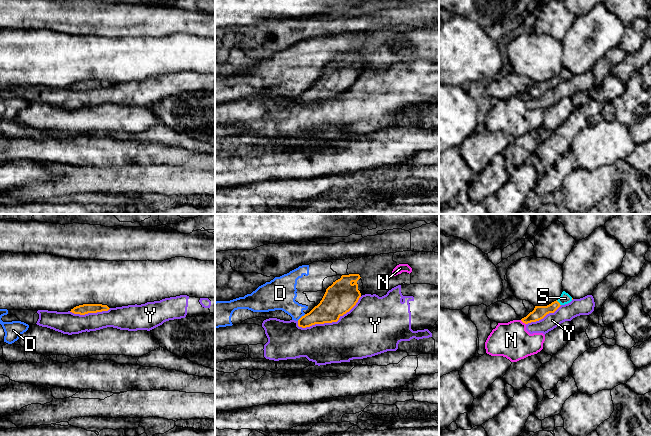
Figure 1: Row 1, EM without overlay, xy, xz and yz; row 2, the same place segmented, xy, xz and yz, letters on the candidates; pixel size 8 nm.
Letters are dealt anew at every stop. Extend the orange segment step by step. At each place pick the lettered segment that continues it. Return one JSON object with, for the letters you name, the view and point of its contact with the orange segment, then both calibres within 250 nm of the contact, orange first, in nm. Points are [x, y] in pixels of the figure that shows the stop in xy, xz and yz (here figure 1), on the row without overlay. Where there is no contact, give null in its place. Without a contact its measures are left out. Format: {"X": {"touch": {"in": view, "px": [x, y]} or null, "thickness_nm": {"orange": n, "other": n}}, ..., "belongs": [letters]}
{"S": {"touch": {"in": "yz", "px": [559, 79]}, "thickness_nm": {"orange": 110, "other": 90}}, "belongs": ["S"]}

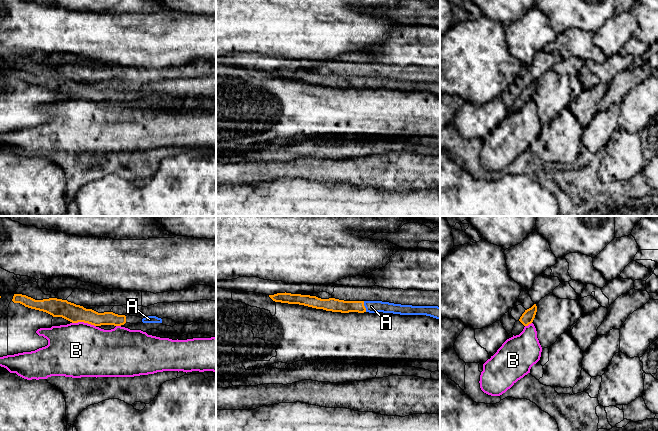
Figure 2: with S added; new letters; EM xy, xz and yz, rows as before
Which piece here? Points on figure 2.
{"A": {"touch": {"in": "xz", "px": [364, 82]}, "thickness_nm": {"orange": 110, "other": 100}}, "belongs": ["A"]}

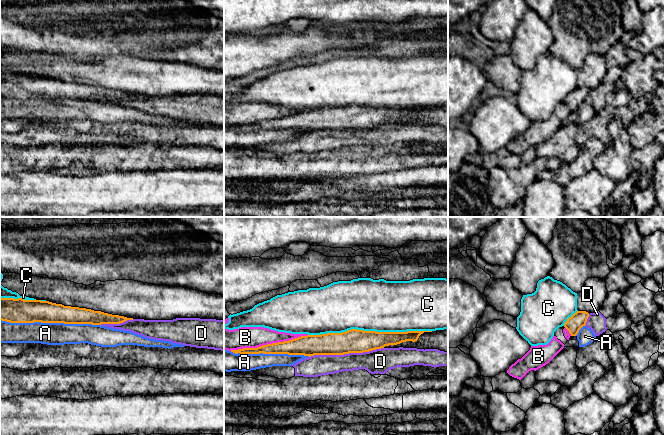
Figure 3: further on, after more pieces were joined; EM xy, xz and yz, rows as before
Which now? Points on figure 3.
{"belongs": []}

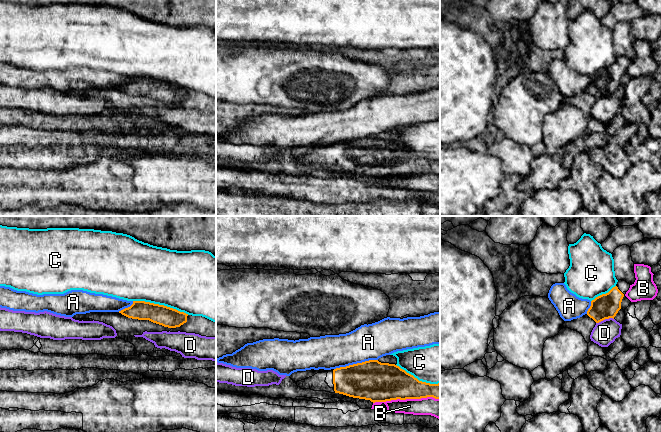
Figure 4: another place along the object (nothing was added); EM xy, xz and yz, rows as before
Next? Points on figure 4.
{"belongs": []}

